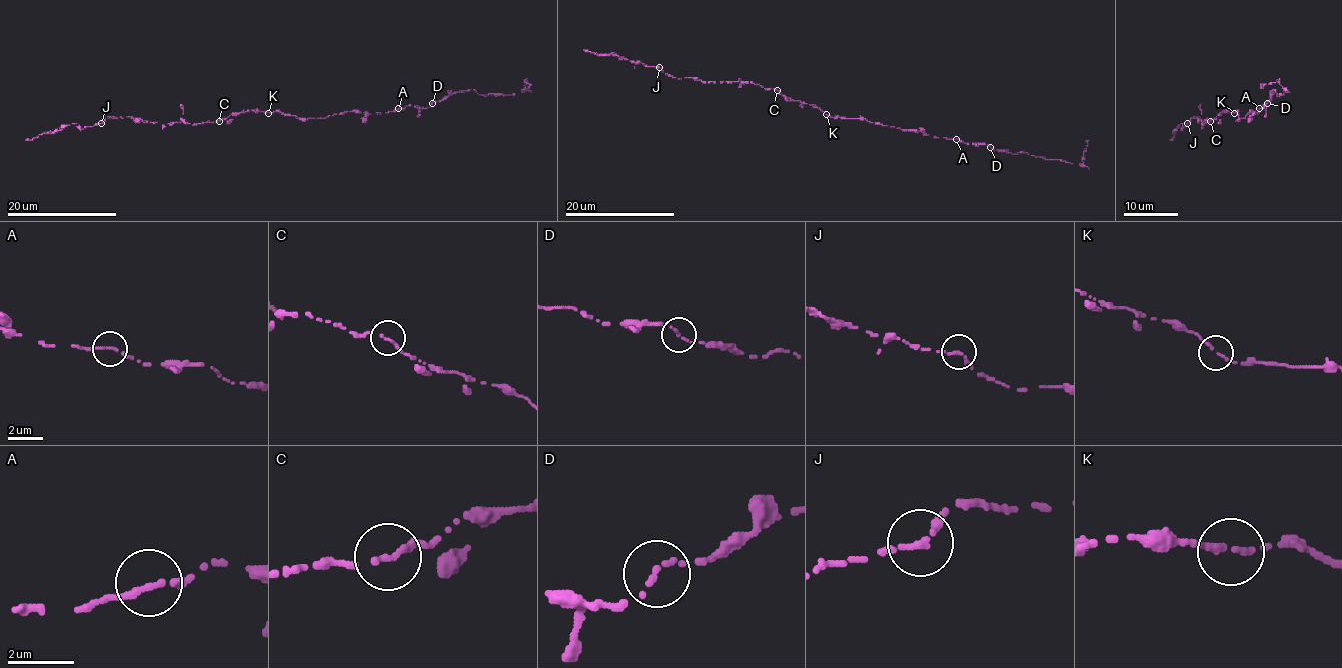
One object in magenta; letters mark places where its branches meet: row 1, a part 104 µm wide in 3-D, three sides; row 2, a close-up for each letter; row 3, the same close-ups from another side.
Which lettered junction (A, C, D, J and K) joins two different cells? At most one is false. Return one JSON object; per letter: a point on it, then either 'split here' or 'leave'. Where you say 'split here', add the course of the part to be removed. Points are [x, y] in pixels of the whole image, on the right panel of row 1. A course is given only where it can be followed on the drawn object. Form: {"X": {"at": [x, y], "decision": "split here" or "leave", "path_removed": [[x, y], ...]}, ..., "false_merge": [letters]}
{"A": {"at": [1259, 108], "decision": "leave"}, "C": {"at": [1210, 121], "decision": "leave"}, "D": {"at": [1267, 103], "decision": "leave"}, "J": {"at": [1187, 123], "decision": "leave"}, "K": {"at": [1234, 113], "decision": "leave"}, "false_merge": []}

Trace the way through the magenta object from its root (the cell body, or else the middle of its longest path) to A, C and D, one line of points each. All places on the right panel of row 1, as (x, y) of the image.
A: (1237, 113), (1240, 119), (1251, 111), (1258, 113), (1259, 108)
C: (1237, 113), (1223, 110), (1210, 121)
D: (1237, 113), (1238, 119), (1245, 118), (1247, 114), (1258, 113), (1267, 103)

